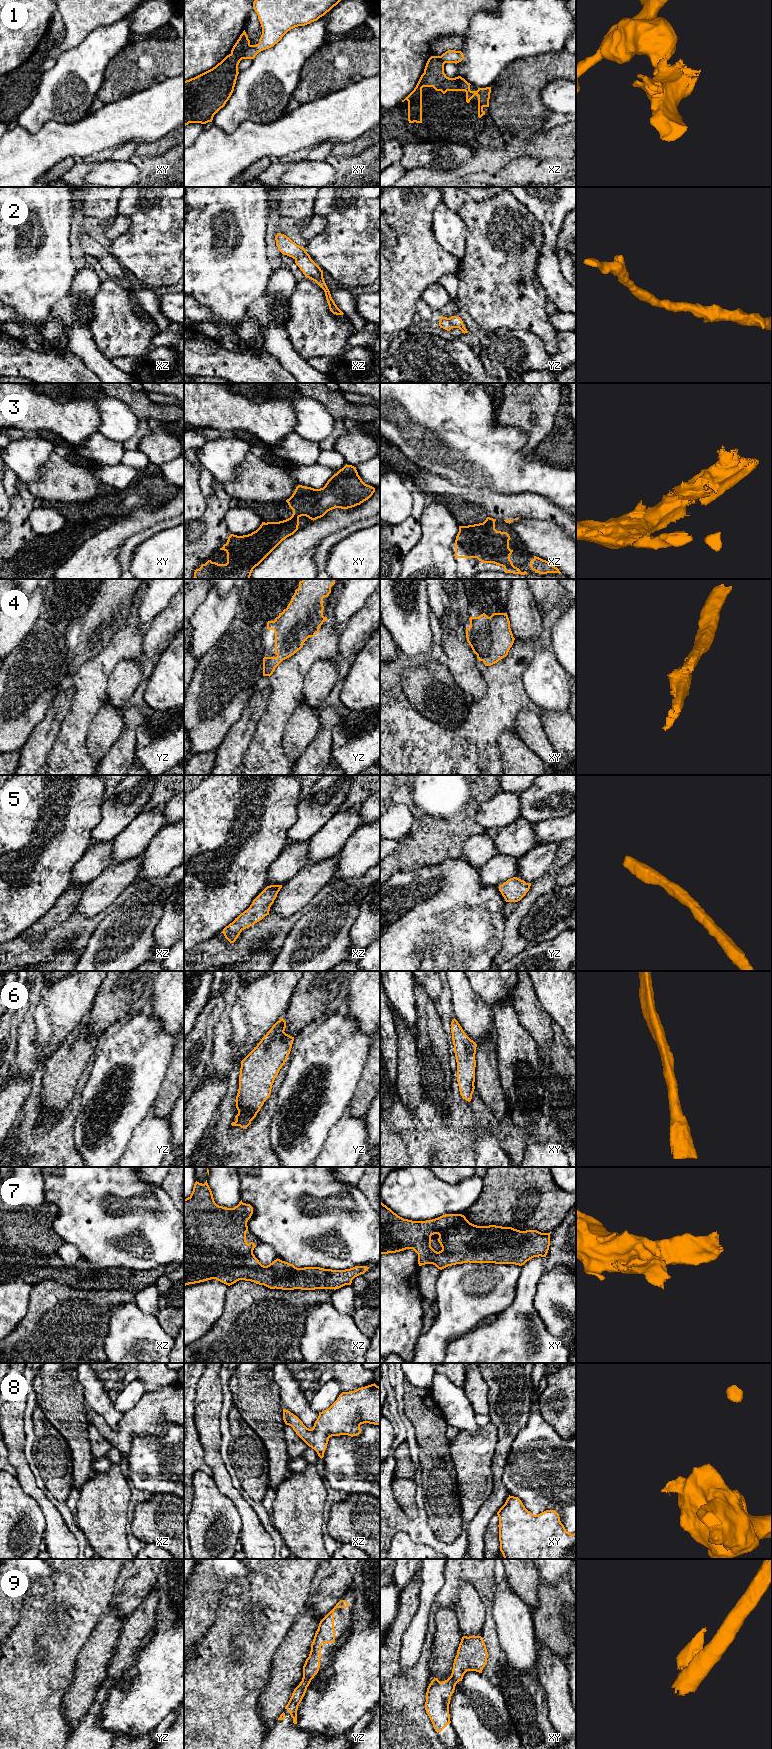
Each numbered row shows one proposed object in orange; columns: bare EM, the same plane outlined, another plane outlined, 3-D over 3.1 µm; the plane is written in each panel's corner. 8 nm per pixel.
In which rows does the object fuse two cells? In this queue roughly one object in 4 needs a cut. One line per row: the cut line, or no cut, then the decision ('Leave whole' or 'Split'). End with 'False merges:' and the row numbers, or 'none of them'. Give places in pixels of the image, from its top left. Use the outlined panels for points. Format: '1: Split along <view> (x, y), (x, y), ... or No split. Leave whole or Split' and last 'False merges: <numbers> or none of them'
1: Split along xy (250, 45), (243, 58). Split
2: No split. Leave whole
3: No split. Leave whole
4: No split. Leave whole
5: No split. Leave whole
6: No split. Leave whole
7: No split. Leave whole
8: No split. Leave whole
9: Split along yz (313, 1676), (302, 1680). Split
False merges: 1, 9

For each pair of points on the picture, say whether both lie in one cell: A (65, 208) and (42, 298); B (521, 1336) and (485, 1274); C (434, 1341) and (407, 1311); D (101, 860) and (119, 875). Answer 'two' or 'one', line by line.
A: one
B: two
C: two
D: two

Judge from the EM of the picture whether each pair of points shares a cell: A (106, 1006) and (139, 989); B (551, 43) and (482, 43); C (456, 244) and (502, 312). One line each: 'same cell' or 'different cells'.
A: same cell
B: same cell
C: different cells

